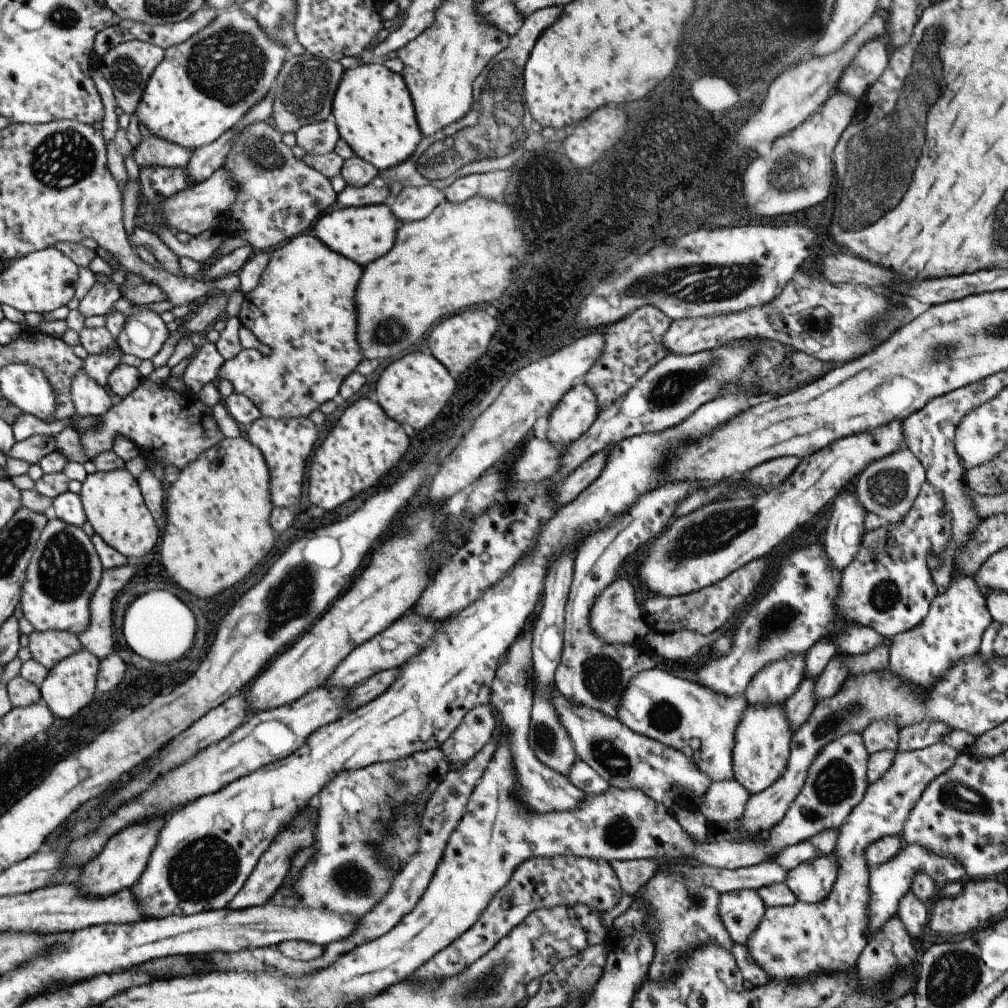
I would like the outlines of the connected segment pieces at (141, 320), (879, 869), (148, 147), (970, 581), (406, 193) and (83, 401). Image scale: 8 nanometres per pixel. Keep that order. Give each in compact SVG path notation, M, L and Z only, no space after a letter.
M143 310L124 319L123 328L115 340L123 353L143 360L155 356L167 337L167 328L159 315Z
M917 843L903 844L900 851L887 862L868 869L868 934L870 936L888 918L895 916L900 898L910 888L910 882L915 871L927 873L934 882L961 881L966 878L966 872L961 863L949 855L938 855Z
M155 135L141 139L139 145L132 149L131 156L137 166L157 165L162 167L185 167L192 150L181 145L164 141Z
M952 562L948 587L933 597L926 617L913 628L894 634L890 639L887 667L917 692L928 691L952 662L978 652L981 635L991 620L984 596L973 576L953 569Z
M427 182L420 187L403 187L386 204L398 222L407 222L425 218L443 201L444 192Z
M83 370L75 374L70 386L70 397L74 406L73 419L100 417L110 406L110 392L91 380Z

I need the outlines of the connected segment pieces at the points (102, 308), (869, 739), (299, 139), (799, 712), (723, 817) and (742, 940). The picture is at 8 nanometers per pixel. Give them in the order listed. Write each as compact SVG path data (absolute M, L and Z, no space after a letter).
M108 276L107 284L96 284L85 293L83 298L78 300L76 309L85 317L95 315L105 315L114 302L120 298L118 286L116 286Z
M891 721L872 722L860 735L869 755L879 751L899 751L898 730Z
M331 118L318 123L311 123L294 132L296 145L305 153L324 155L330 153L340 137L335 123Z
M804 676L798 689L782 704L793 732L797 730L800 724L805 722L815 703L814 680L811 677Z
M733 777L711 782L698 810L703 813L707 823L729 823L742 816L750 796L748 790Z
M753 889L732 890L719 895L718 915L733 943L746 944L765 909L763 901Z

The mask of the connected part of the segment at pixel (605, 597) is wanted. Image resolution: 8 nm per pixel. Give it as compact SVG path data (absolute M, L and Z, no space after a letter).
M615 577L595 595L589 607L588 623L591 632L607 644L631 645L631 642L635 642L641 645L649 631L635 602L635 588L625 578Z

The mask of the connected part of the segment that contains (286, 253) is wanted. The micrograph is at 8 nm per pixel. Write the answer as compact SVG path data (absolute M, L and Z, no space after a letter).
M302 233L290 237L287 244L268 255L257 286L243 294L238 320L271 353L263 356L256 349L242 348L220 366L217 380L229 381L234 392L251 400L261 416L276 419L307 417L326 400L337 399L341 381L364 358L356 339L356 318L353 316L353 294L363 268L327 248L318 238Z

